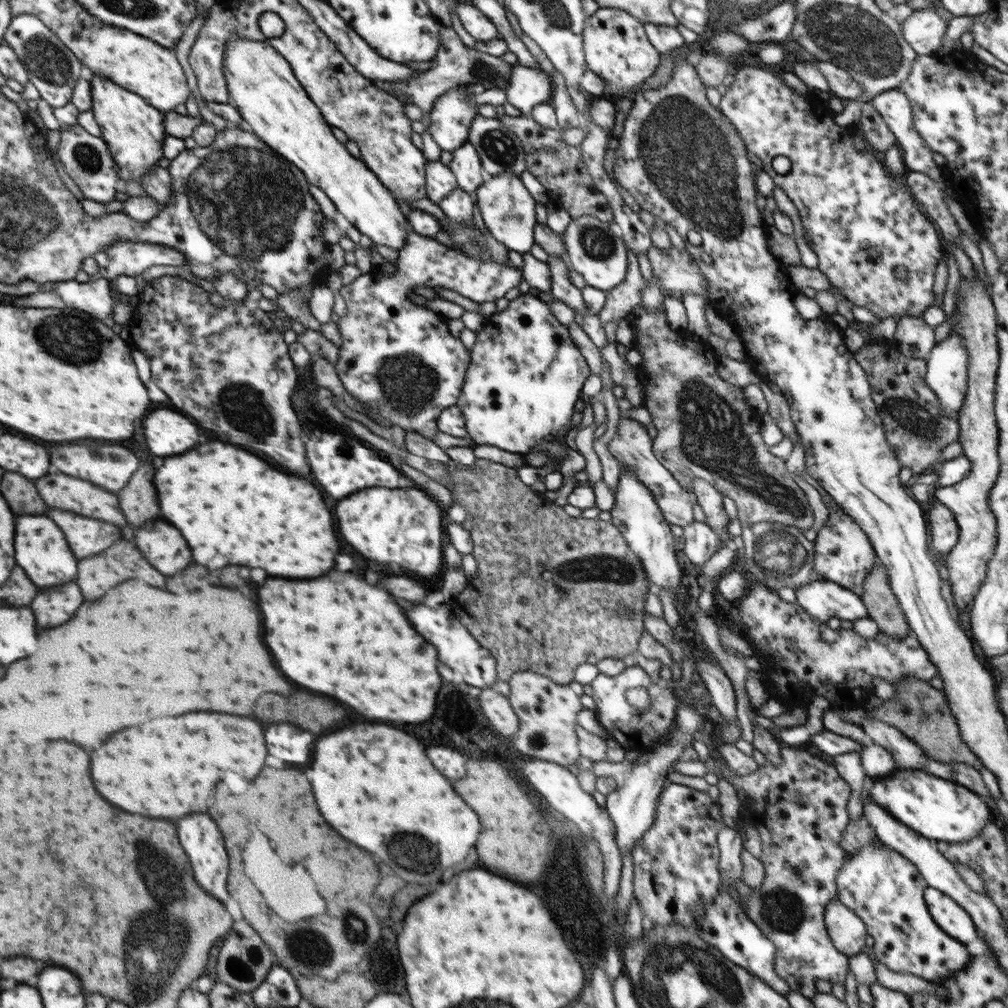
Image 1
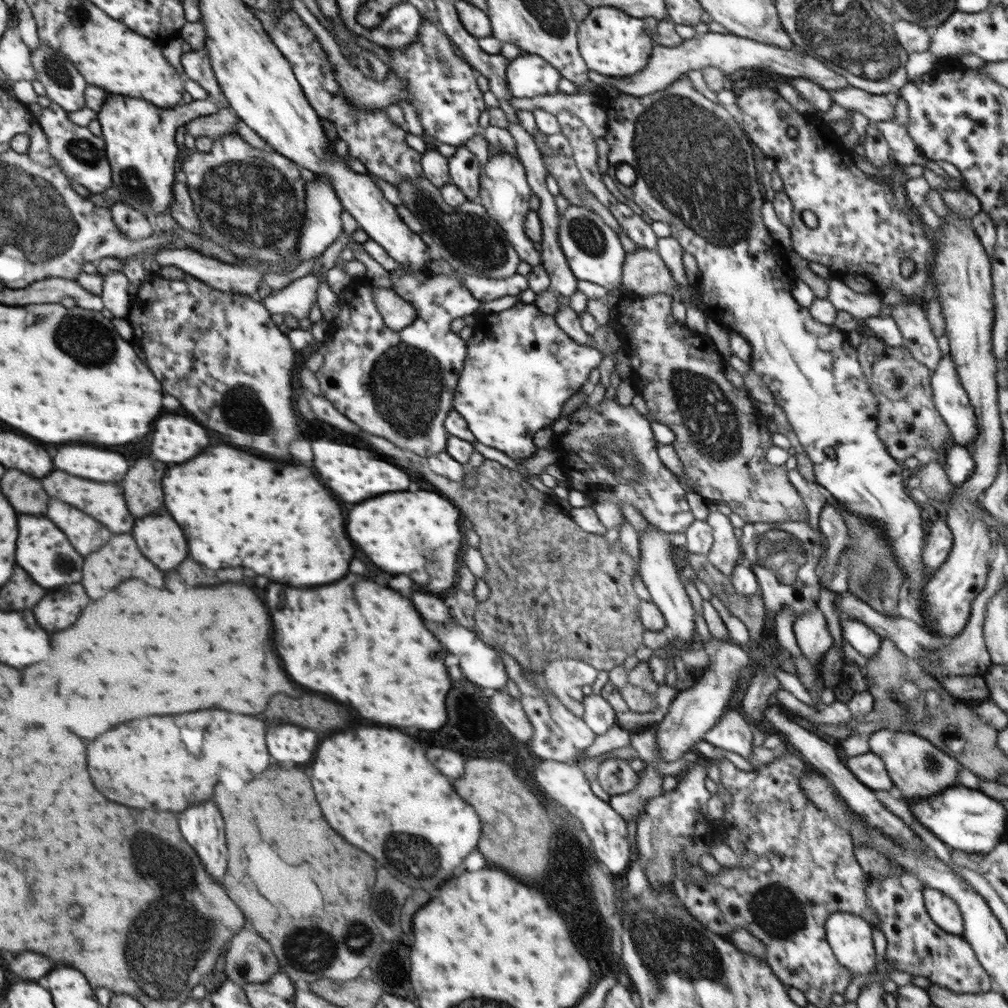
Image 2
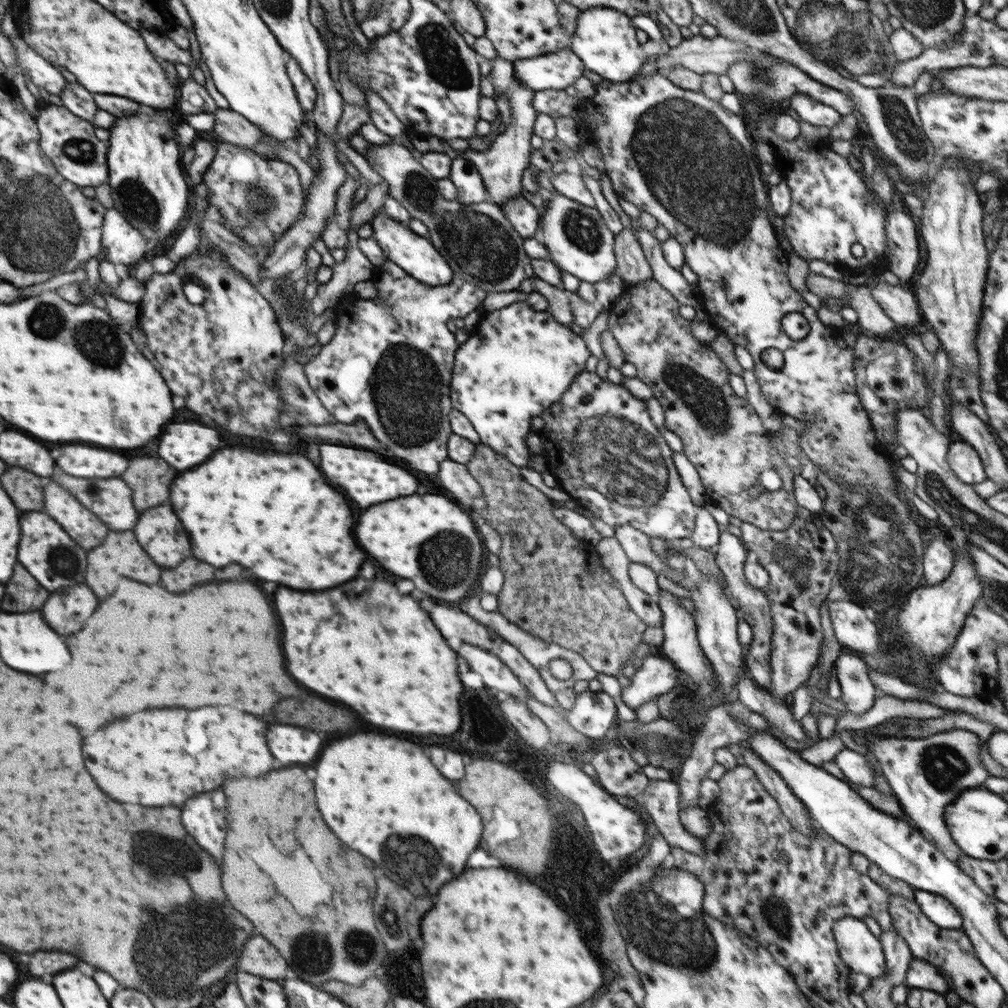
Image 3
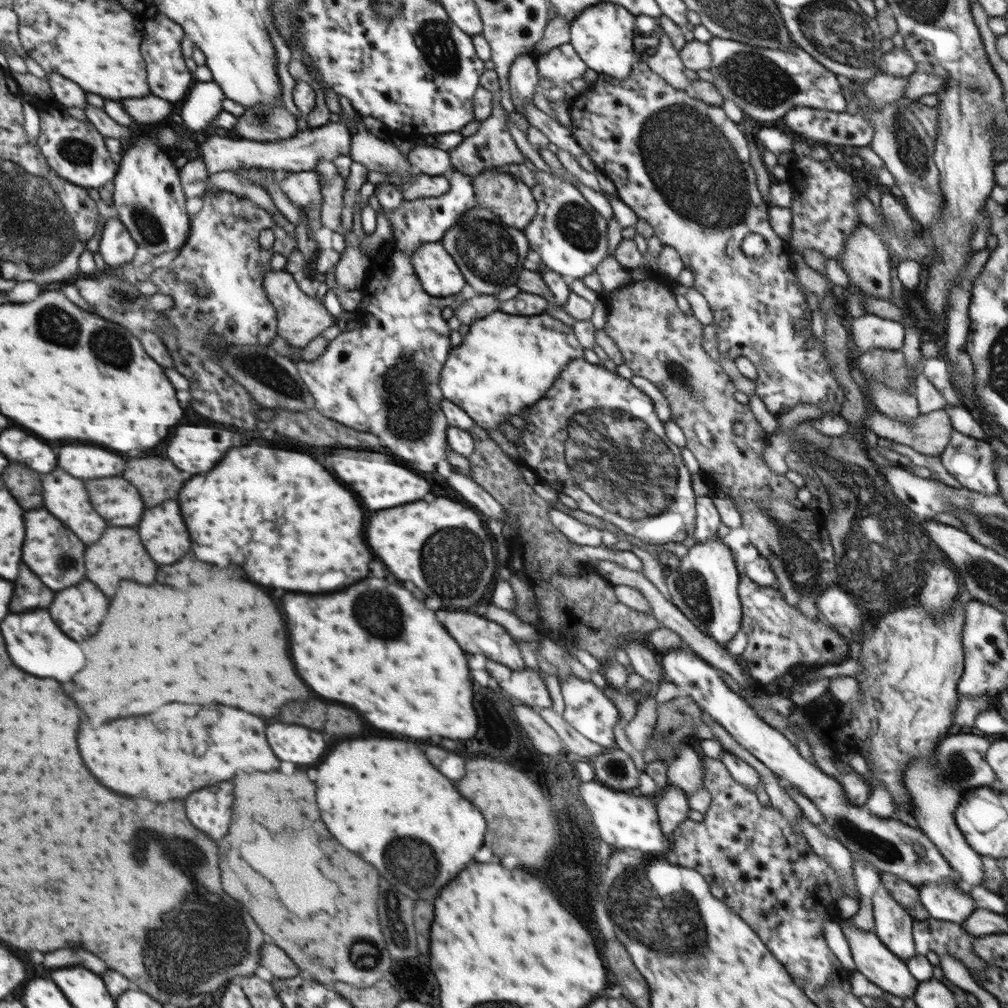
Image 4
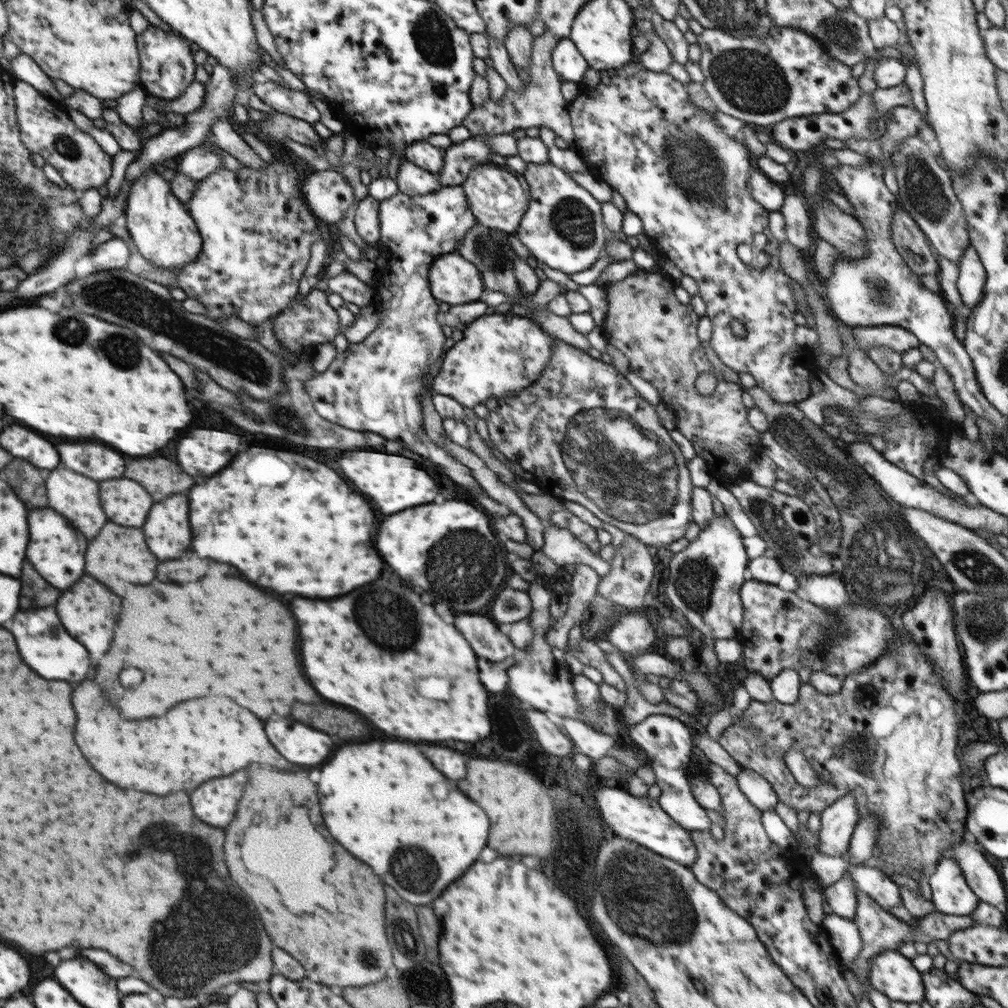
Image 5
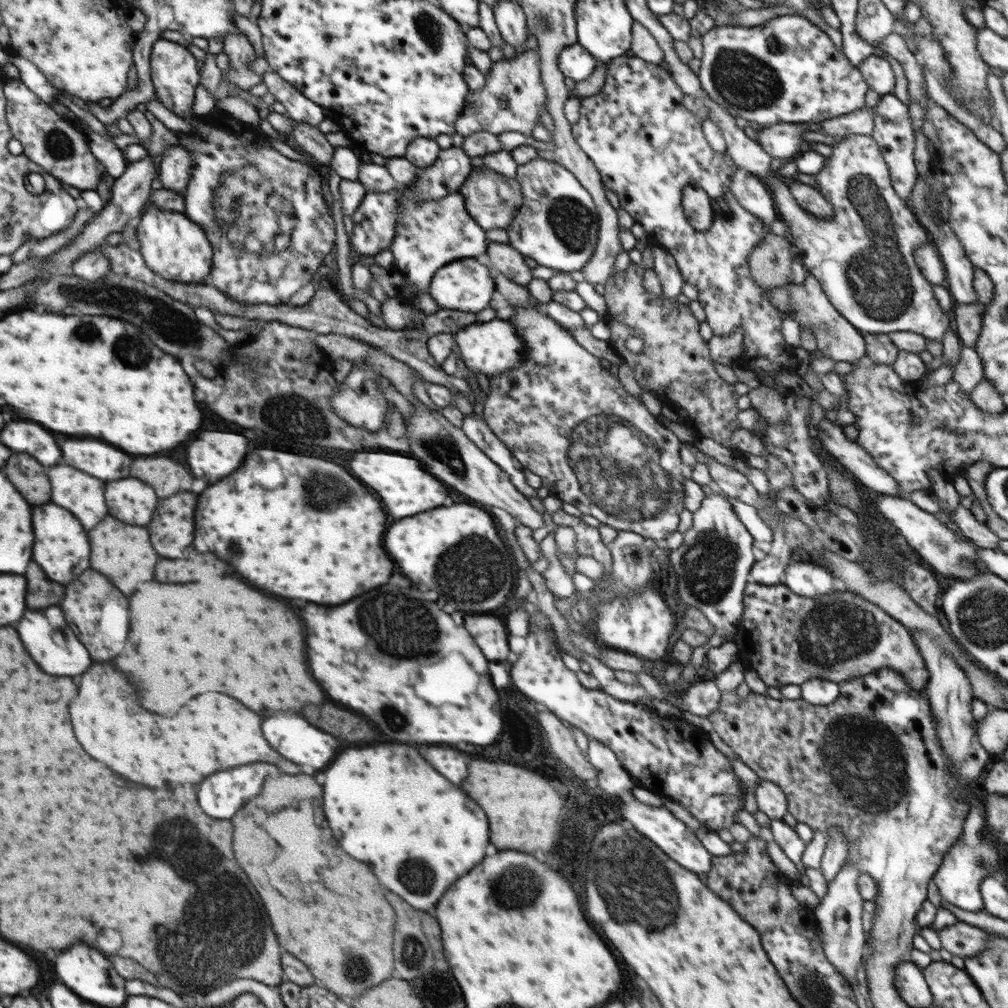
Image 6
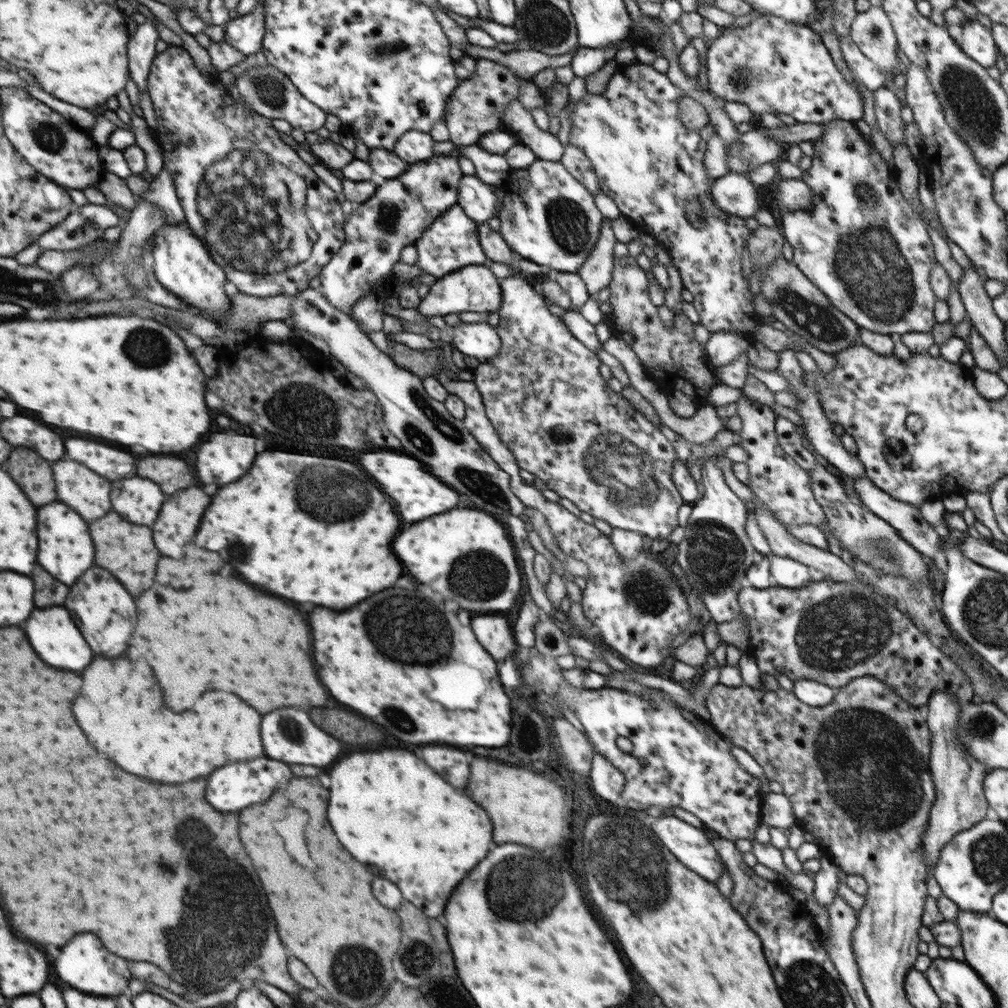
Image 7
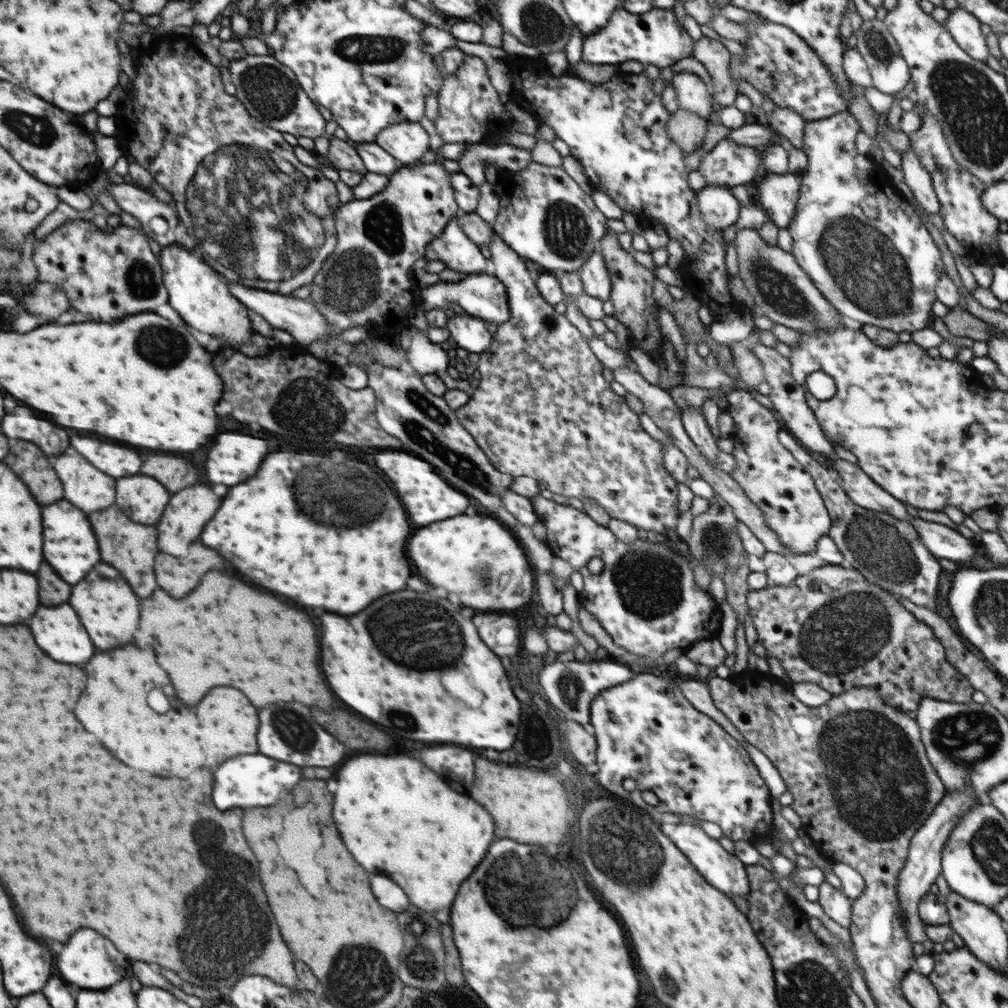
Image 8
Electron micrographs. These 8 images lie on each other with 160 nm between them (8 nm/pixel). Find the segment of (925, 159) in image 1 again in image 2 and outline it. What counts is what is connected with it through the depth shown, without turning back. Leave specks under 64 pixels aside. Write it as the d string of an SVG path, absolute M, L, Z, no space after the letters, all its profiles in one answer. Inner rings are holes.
M853 84L829 93L833 102L850 113L864 114L870 121L888 121L894 118L896 101L890 102L887 95L873 95Z

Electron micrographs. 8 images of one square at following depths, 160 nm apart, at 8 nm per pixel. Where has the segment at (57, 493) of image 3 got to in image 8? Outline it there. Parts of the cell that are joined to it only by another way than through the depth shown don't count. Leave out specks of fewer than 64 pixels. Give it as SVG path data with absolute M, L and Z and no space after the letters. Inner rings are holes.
M78 452L58 456L54 470L58 472L68 502L78 502L86 512L96 512L114 504L116 480L94 468Z

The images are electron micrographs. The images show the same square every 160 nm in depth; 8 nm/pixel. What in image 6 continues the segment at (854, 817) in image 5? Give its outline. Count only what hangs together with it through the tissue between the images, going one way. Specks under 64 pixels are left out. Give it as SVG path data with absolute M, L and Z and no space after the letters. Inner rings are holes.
M842 827L835 828L828 834L828 841L821 858L820 870L829 883L837 877L837 874L846 864L848 856L848 843L841 833Z

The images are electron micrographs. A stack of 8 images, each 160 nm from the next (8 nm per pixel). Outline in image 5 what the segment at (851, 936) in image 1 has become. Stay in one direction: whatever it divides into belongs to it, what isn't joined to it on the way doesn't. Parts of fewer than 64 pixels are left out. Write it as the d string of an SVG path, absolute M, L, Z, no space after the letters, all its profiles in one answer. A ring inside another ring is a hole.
M883 950L871 960L870 980L874 989L900 1002L925 1000L925 986L922 973L911 959L897 950Z

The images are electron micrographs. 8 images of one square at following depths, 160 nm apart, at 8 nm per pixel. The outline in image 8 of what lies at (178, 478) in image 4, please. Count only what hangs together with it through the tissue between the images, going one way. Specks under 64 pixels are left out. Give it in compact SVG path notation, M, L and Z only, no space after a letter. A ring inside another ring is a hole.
M150 456L140 472L158 478L158 482L162 482L170 492L178 492L198 482L198 470L190 462L172 456Z

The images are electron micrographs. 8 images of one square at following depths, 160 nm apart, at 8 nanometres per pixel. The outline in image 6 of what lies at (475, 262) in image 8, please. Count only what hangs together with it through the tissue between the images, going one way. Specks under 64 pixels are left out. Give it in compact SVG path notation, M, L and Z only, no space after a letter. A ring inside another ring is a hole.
M402 191L398 202L400 217L396 221L397 233L389 249L393 252L391 268L402 274L406 280L406 285L401 290L401 303L403 314L410 315L413 321L411 326L406 326L402 330L409 336L414 331L424 332L422 318L427 316L415 306L413 298L429 293L433 275L445 264L463 258L476 259L476 256L487 252L488 239L485 230L468 215L460 192L438 200L425 198L424 201L420 201L414 193Z

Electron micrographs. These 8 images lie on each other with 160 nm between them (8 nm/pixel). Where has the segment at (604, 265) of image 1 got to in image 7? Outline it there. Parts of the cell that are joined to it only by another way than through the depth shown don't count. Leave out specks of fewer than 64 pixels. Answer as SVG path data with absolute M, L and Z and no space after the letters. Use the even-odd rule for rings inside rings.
M537 159L526 169L516 169L508 181L510 190L498 214L506 244L546 271L576 273L594 248L604 218L592 194L559 161Z

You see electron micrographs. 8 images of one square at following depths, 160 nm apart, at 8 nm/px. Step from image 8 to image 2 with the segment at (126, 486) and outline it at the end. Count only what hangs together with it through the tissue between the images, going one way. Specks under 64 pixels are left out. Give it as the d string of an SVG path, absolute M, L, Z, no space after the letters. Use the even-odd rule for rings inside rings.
M58 470L50 474L50 478L44 478L42 486L48 496L62 498L62 502L70 502L70 506L78 506L78 510L86 510L86 514L94 514L94 518L98 518L98 522L102 522L104 526L110 526L110 532L114 534L130 532L134 526L134 518L126 508L124 492L116 484L100 484L100 482L90 482L86 478L80 480L78 476L70 476Z

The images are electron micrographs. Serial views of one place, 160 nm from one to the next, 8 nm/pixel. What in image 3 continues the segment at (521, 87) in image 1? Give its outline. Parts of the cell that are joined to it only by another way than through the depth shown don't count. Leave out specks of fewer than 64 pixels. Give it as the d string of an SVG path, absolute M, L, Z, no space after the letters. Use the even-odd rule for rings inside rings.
M566 47L553 53L513 62L515 80L536 91L564 90L583 75L585 66L580 57Z

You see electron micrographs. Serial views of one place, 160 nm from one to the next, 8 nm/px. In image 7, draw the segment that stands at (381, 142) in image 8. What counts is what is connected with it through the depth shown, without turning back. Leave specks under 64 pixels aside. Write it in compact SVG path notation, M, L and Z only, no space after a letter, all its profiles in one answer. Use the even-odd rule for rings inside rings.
M416 129L408 130L396 142L393 154L409 165L426 161L435 155L433 152L434 143L430 133Z

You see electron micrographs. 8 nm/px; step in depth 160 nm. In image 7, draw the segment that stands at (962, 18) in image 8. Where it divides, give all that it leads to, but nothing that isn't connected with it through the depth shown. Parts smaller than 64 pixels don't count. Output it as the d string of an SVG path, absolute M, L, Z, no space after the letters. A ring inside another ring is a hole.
M968 18L961 24L961 27L961 49L983 67L995 66L1000 52L993 39L993 34L976 19Z

